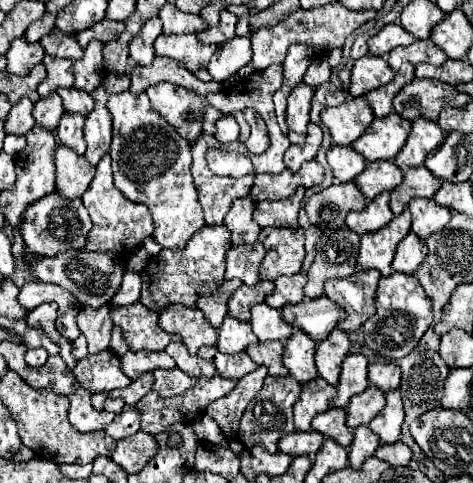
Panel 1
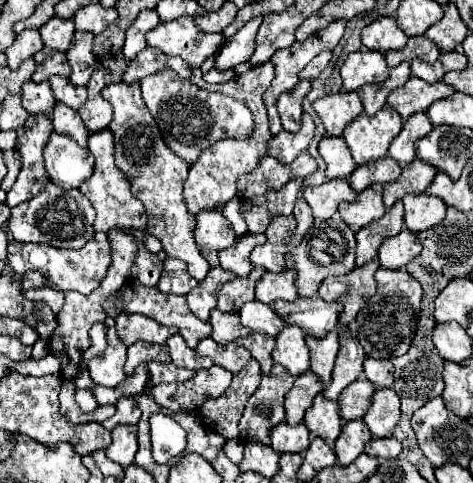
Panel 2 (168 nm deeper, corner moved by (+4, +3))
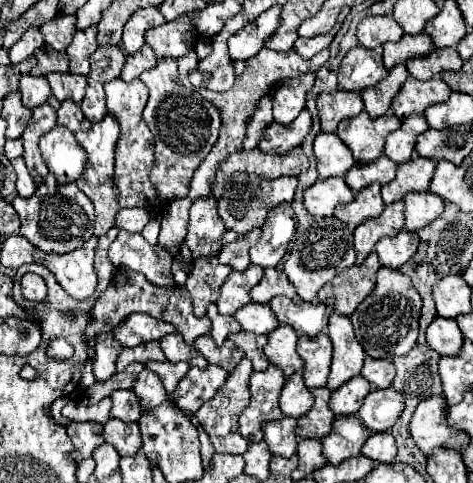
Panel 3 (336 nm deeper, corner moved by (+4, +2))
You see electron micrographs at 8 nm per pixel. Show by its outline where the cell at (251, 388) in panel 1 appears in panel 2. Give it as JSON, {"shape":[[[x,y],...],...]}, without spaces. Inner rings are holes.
{"shape":[[[251,359],[237,375],[233,375],[229,389],[221,397],[209,399],[199,407],[203,425],[221,433],[227,441],[237,439],[239,437],[237,423],[241,419],[247,399],[259,387],[259,379],[261,379],[259,363]]]}

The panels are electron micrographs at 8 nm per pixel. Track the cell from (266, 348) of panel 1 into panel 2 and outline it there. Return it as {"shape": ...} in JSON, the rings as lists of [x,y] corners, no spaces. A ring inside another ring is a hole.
{"shape":[[[251,333],[243,339],[237,339],[235,341],[237,345],[245,347],[253,359],[259,361],[261,365],[261,371],[263,373],[269,373],[271,367],[273,367],[273,359],[271,359],[271,349],[275,345],[275,339],[271,335],[265,335],[265,333]]]}

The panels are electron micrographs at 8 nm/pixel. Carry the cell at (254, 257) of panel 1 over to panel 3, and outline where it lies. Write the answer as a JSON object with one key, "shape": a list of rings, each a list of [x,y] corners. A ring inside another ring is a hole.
{"shape":[[[255,232],[245,234],[245,236],[239,236],[235,242],[225,244],[221,248],[219,256],[217,256],[219,262],[233,266],[233,270],[237,270],[237,272],[247,270],[247,266],[251,264],[249,262],[249,248],[251,248],[253,242],[255,242]]]}

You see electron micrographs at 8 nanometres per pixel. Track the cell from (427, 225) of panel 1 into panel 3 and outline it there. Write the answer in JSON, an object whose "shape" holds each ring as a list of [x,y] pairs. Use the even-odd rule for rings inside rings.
{"shape":[[[431,192],[405,194],[403,202],[405,202],[405,228],[409,232],[417,232],[429,226],[445,210],[445,202],[437,194],[431,194]]]}

